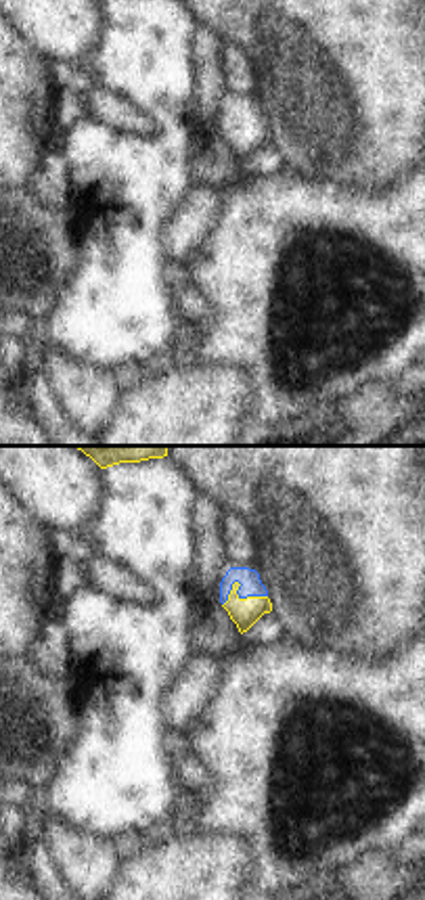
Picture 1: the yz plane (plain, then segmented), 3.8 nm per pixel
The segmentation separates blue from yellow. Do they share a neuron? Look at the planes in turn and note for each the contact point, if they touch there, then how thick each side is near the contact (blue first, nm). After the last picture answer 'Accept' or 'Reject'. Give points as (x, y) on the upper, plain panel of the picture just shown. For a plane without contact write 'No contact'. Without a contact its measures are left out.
Touches blue at (241, 128). Thickness 80 nm (blue) against 110 nm.

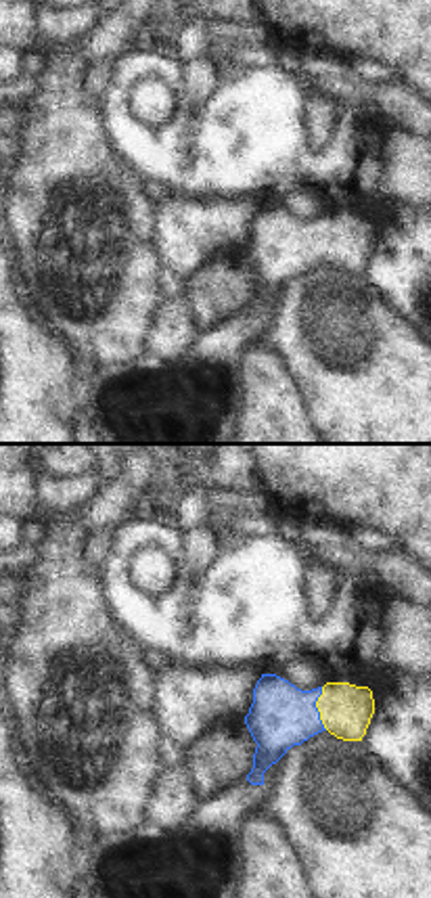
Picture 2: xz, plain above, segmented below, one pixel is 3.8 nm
Touches blue at (316, 239). Thickness 240 nm (blue) against 200 nm.

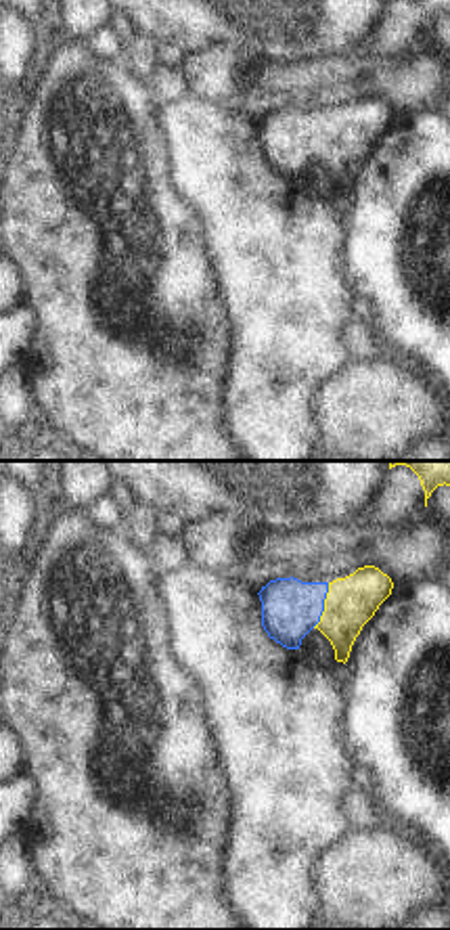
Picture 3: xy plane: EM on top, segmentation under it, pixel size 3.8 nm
Touches blue at (323, 137). Thickness 220 nm (blue) against 190 nm.

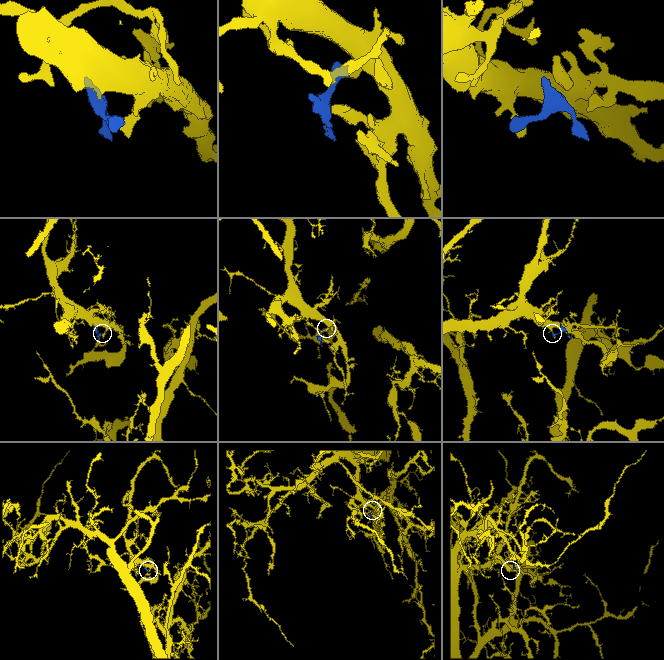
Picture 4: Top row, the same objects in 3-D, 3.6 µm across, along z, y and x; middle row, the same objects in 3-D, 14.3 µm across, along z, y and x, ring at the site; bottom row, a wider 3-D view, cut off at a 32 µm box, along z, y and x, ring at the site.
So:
Accept.

